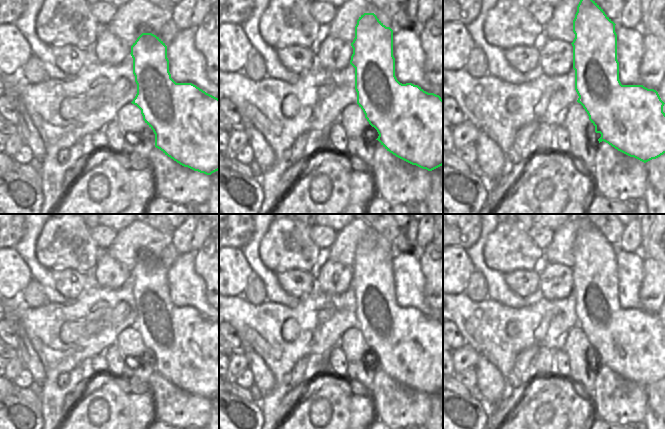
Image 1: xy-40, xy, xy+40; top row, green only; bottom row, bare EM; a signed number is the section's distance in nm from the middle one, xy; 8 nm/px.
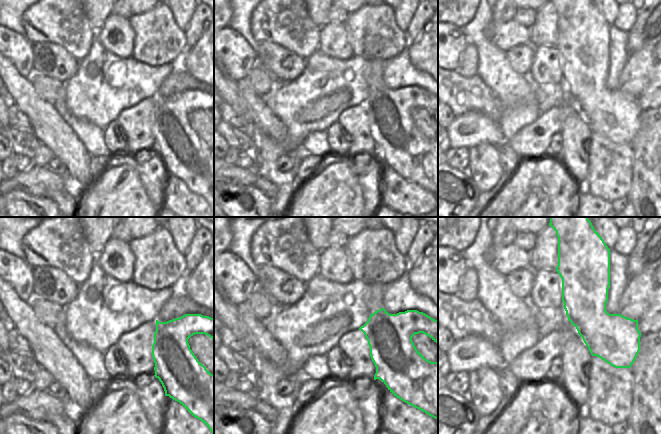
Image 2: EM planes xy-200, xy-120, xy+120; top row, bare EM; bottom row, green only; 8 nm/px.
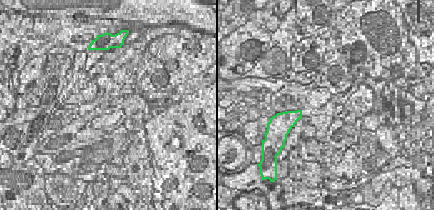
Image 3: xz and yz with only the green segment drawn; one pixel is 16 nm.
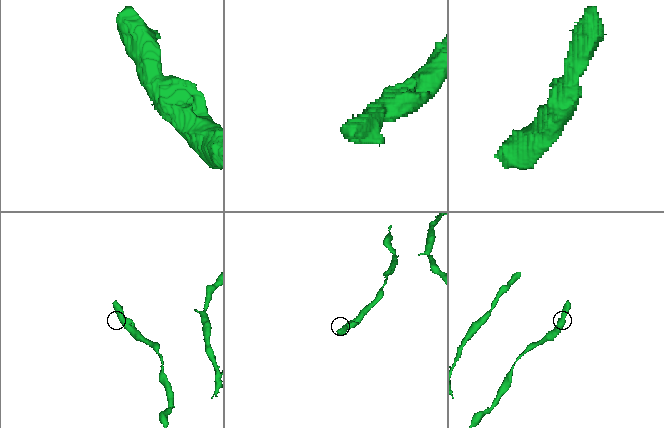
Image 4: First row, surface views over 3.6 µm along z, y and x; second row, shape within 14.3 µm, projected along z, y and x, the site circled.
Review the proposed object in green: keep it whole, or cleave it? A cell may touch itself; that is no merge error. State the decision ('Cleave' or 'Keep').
Keep

